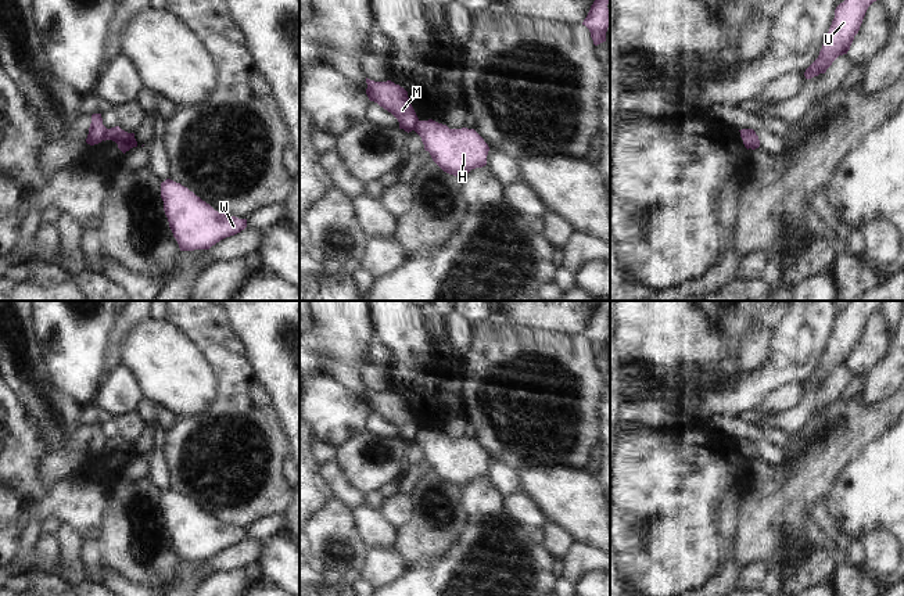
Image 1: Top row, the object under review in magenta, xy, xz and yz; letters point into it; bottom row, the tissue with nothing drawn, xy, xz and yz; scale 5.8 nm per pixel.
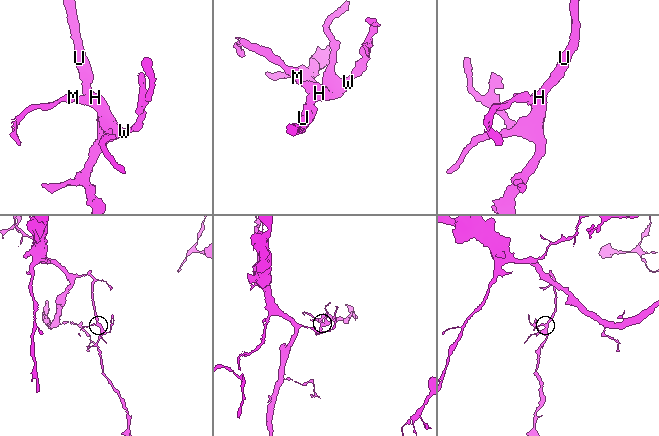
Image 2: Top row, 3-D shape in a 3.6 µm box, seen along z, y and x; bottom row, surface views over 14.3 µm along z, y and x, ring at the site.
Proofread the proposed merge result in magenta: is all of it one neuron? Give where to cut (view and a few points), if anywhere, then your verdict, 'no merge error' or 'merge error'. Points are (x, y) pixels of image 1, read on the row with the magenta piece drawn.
cut in xy along (108, 129), (103, 139); merge error

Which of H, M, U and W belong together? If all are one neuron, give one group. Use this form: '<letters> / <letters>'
H U W / M

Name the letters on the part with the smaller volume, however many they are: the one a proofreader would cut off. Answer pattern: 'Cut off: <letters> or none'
Cut off: M

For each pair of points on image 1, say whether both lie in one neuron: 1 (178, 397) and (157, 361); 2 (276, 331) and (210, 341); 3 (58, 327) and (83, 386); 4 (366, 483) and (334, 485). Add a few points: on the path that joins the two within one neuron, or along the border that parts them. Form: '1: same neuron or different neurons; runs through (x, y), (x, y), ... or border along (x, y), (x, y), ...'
1: same neuron; runs through (178, 388), (178, 381), (165, 369)
2: different neurons; border along (225, 315), (253, 366)
3: same neuron; runs through (72, 341), (74, 372)
4: different neurons; border along (333, 460), (343, 477), (363, 495)

